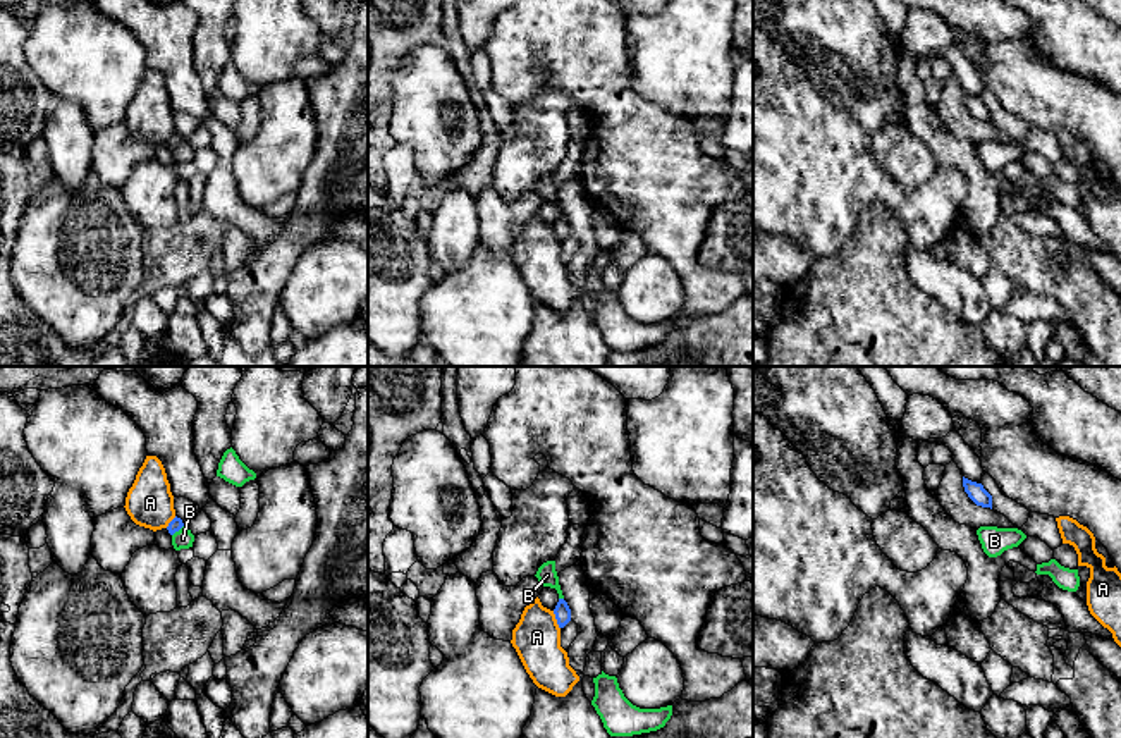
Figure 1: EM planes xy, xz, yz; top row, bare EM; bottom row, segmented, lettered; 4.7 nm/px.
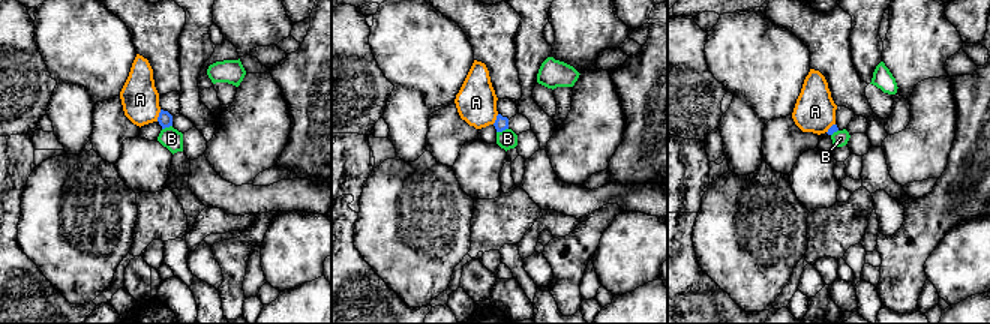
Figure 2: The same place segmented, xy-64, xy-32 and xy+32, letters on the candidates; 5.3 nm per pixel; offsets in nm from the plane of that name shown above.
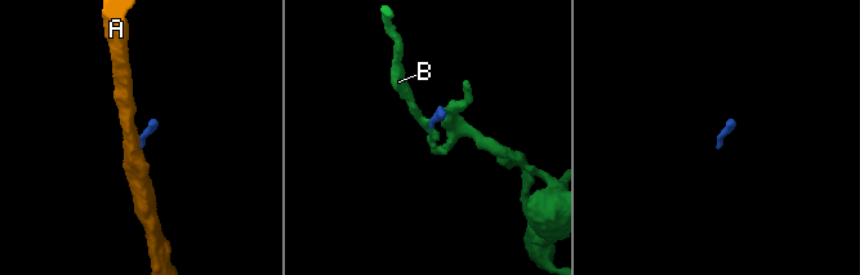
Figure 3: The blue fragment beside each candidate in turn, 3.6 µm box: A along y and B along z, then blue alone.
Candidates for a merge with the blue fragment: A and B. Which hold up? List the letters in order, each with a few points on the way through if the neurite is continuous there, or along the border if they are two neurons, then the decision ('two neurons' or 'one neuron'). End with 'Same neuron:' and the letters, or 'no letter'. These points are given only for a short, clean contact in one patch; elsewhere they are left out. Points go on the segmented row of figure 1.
A: border along xz (552, 611), (559, 628); two neurons
B: border along xy (184, 525), (172, 535); two neurons
Same neuron: no letter

